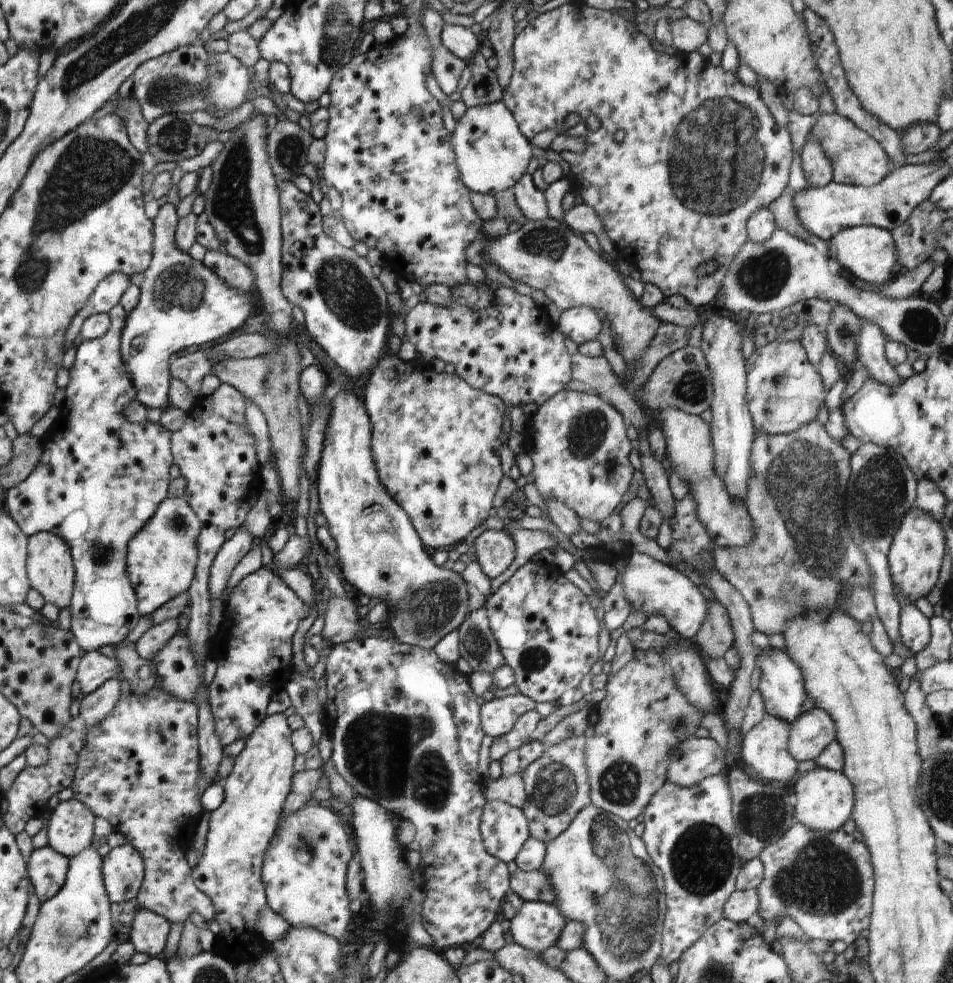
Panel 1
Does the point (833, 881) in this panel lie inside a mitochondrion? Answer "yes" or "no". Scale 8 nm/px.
yes

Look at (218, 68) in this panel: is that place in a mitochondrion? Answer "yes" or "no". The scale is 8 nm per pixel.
yes

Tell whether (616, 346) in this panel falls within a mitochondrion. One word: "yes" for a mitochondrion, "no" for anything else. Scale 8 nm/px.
no

